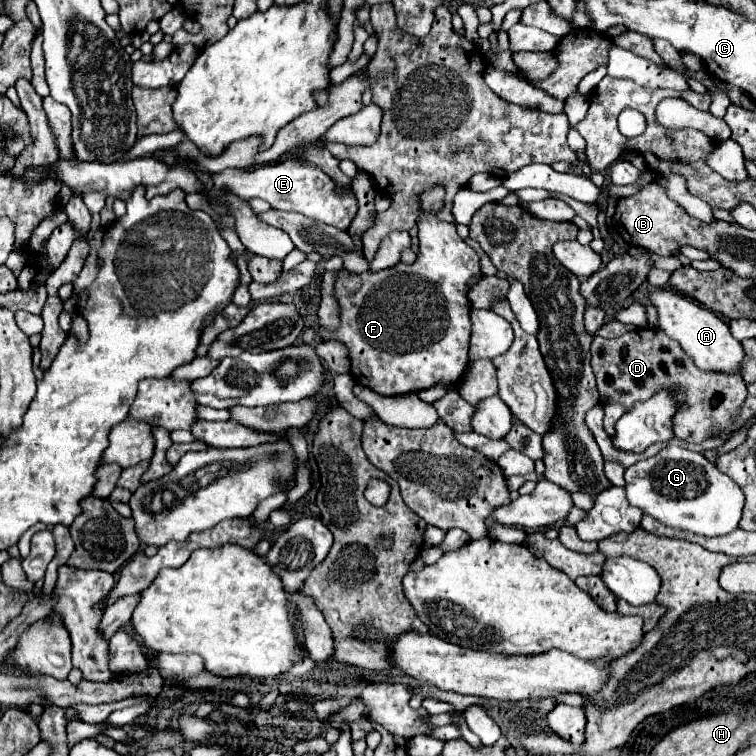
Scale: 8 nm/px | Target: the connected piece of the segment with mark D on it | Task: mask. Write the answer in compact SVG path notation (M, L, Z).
M635 328L619 338L603 338L595 336L591 344L591 366L593 374L597 378L597 390L599 390L599 402L617 402L629 412L635 402L649 400L649 396L655 396L661 390L667 390L675 404L677 404L677 416L673 416L673 436L677 440L683 440L687 444L701 444L707 438L731 438L735 434L733 420L741 412L741 406L747 398L747 388L741 376L729 376L729 374L715 374L715 372L699 372L695 368L693 360L683 352L683 348L665 336L661 328Z

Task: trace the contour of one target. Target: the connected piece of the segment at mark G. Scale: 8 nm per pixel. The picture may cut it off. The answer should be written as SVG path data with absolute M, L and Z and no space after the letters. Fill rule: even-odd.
M667 446L655 456L641 460L625 470L625 492L631 506L643 510L653 518L659 518L661 524L677 530L687 530L706 537L723 536L733 532L741 520L741 510L745 502L745 494L735 480L725 476L713 462L709 462L701 452L693 452L683 446Z

